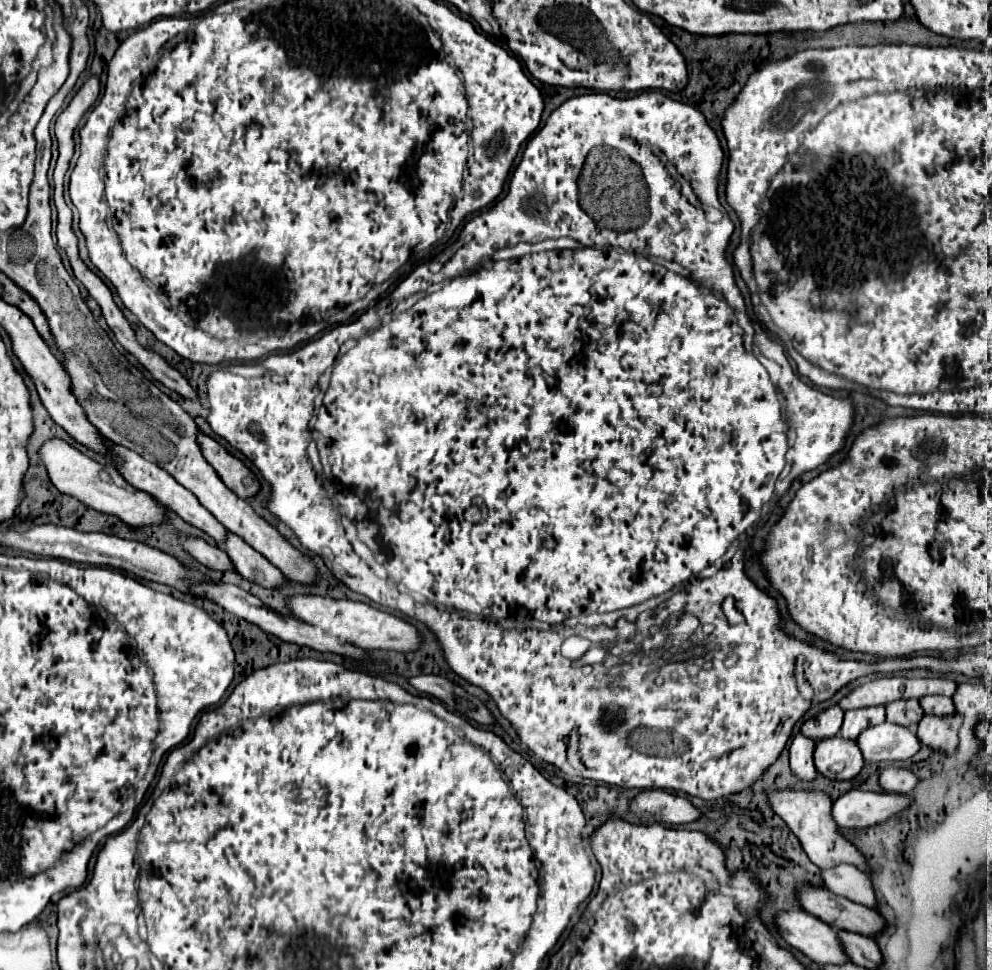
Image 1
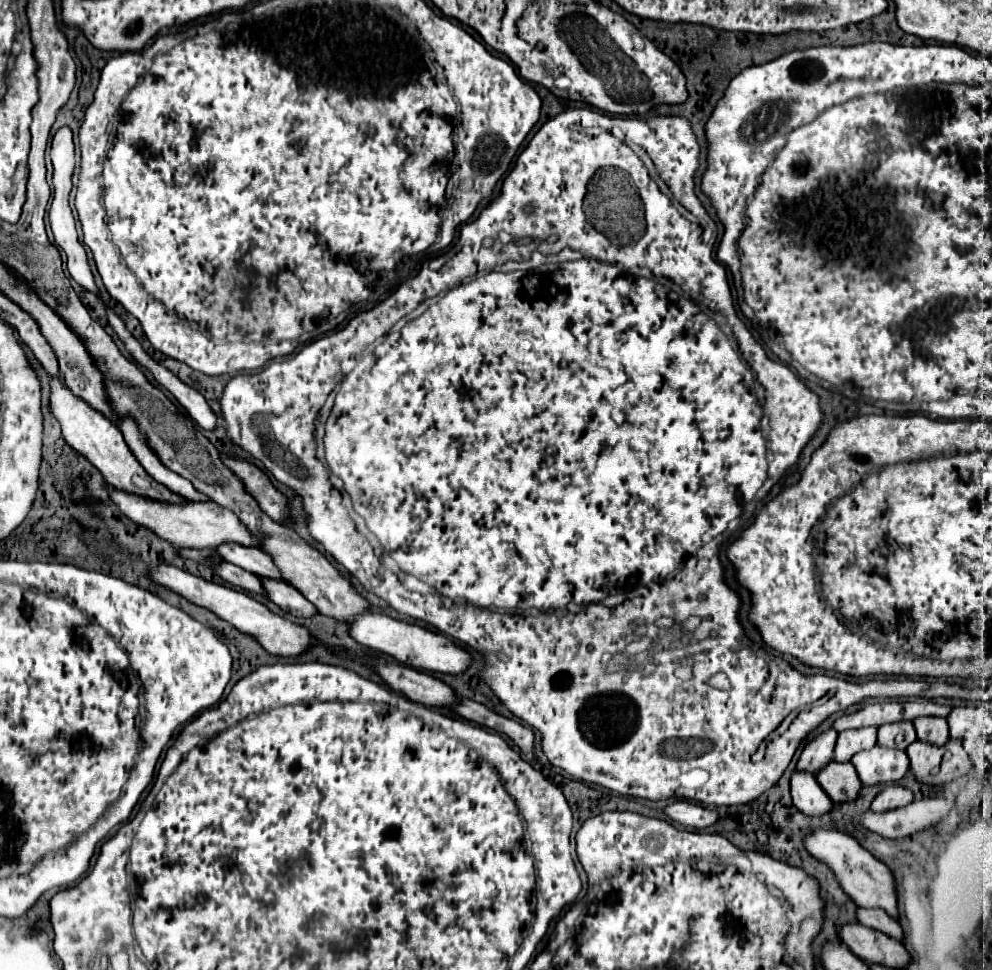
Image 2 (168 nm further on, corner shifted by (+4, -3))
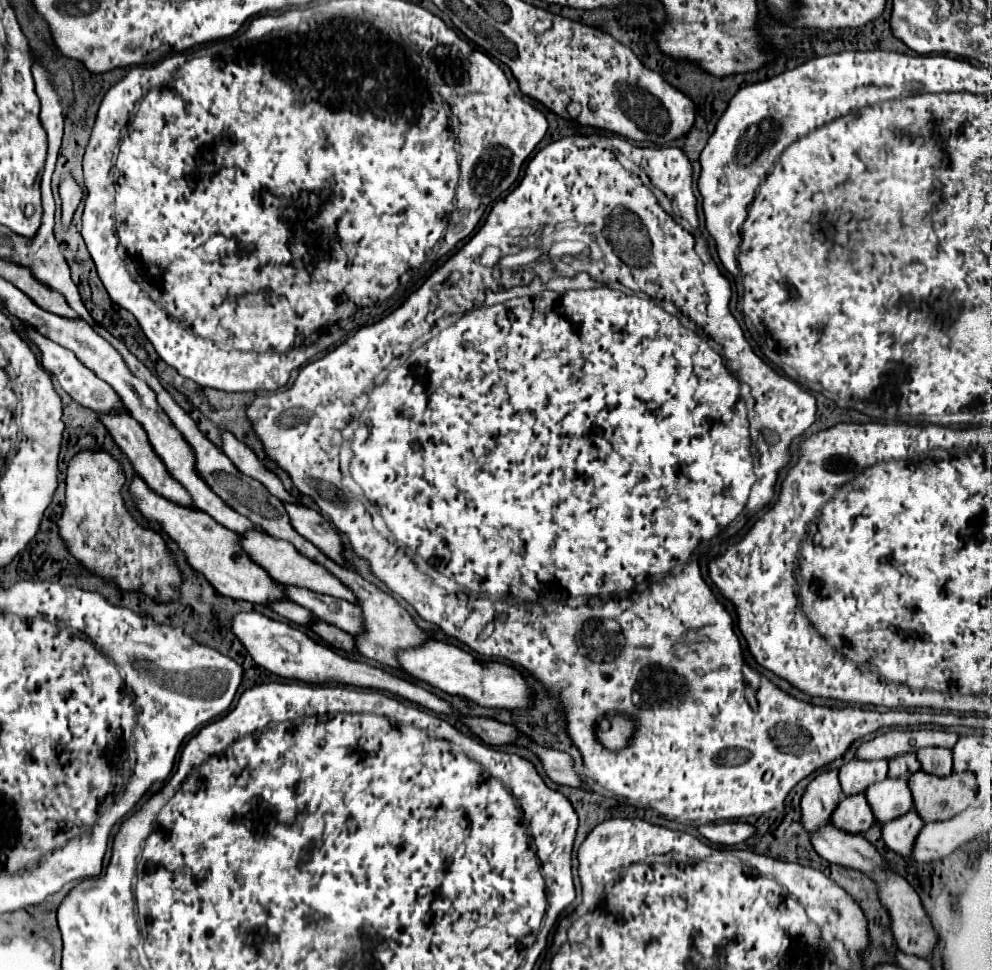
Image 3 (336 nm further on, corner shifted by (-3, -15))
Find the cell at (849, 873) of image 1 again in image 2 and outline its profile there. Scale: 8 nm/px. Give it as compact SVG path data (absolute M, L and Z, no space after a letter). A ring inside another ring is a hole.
M859 907L857 909L857 915L859 915L859 921L865 927L871 927L875 931L881 931L881 933L889 935L891 939L903 941L903 929L901 929L901 925L895 919L891 919L889 915L885 915L881 909L865 909L865 907Z

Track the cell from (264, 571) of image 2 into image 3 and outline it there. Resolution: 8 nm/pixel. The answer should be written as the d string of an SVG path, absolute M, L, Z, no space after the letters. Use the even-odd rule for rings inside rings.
M282 585L282 587L284 587L284 595L290 601L306 607L322 621L332 623L346 633L358 633L362 629L360 609L354 603L350 603L346 599L336 599L330 595L306 591L304 587L296 587L296 585Z

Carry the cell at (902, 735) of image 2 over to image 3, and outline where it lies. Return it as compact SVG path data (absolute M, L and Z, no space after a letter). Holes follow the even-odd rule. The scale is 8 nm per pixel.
M908 751L908 753L902 753L902 755L888 759L888 767L890 767L892 777L900 777L900 775L910 777L916 769L920 769L920 761L914 751Z

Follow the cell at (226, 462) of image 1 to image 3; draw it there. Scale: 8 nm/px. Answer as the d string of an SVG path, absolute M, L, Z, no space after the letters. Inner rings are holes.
M284 503L286 513L290 517L290 525L300 531L300 535L304 539L308 539L310 543L314 543L322 553L326 553L330 559L334 559L336 563L344 563L342 561L342 549L340 549L340 537L338 533L330 527L330 523L314 509L308 509L304 505L296 505L296 503Z

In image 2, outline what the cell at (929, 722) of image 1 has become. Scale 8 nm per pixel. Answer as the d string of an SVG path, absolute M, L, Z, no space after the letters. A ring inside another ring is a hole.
M915 741L907 747L907 757L913 777L923 785L935 787L947 785L967 775L973 767L963 745L953 741L947 741L947 745L943 747Z

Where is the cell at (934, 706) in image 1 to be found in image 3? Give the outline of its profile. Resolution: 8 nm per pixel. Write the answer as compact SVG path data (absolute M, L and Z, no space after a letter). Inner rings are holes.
M922 747L918 749L918 761L922 769L934 775L950 775L952 773L952 751L944 747Z

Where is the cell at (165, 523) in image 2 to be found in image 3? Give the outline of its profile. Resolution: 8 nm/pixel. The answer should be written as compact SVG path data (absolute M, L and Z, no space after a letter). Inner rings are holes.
M244 531L240 533L240 547L244 549L246 555L252 557L254 563L258 563L262 569L268 571L270 577L274 577L280 583L292 583L298 587L306 587L310 591L316 593L324 593L324 595L332 595L332 597L340 597L346 601L354 601L352 591L348 591L336 577L332 577L322 565L306 559L304 555L300 555L292 543L288 541L278 541L272 539L270 535L264 535L262 531Z

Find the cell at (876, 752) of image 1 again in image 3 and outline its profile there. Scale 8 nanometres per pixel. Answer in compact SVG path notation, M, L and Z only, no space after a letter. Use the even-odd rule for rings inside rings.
M888 775L884 781L872 783L864 795L874 811L874 817L882 825L912 809L912 791L906 777Z

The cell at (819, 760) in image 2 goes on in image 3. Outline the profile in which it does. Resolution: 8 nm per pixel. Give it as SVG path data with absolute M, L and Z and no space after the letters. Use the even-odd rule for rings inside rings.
M826 769L818 773L806 787L802 795L802 823L806 831L814 831L824 821L830 819L832 811L840 801L840 783L838 783L838 769Z

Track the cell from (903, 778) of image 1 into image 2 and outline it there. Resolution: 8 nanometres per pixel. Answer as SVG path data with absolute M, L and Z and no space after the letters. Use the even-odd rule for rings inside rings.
M887 785L873 801L871 809L875 813L883 813L883 811L891 811L891 809L899 809L913 803L913 793L901 785Z

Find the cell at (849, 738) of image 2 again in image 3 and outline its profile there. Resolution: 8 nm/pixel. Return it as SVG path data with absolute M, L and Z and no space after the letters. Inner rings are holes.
M854 757L852 761L848 761L840 767L840 785L842 785L844 795L864 793L870 783L880 781L886 775L888 775L888 761L886 759L864 761L864 759Z

